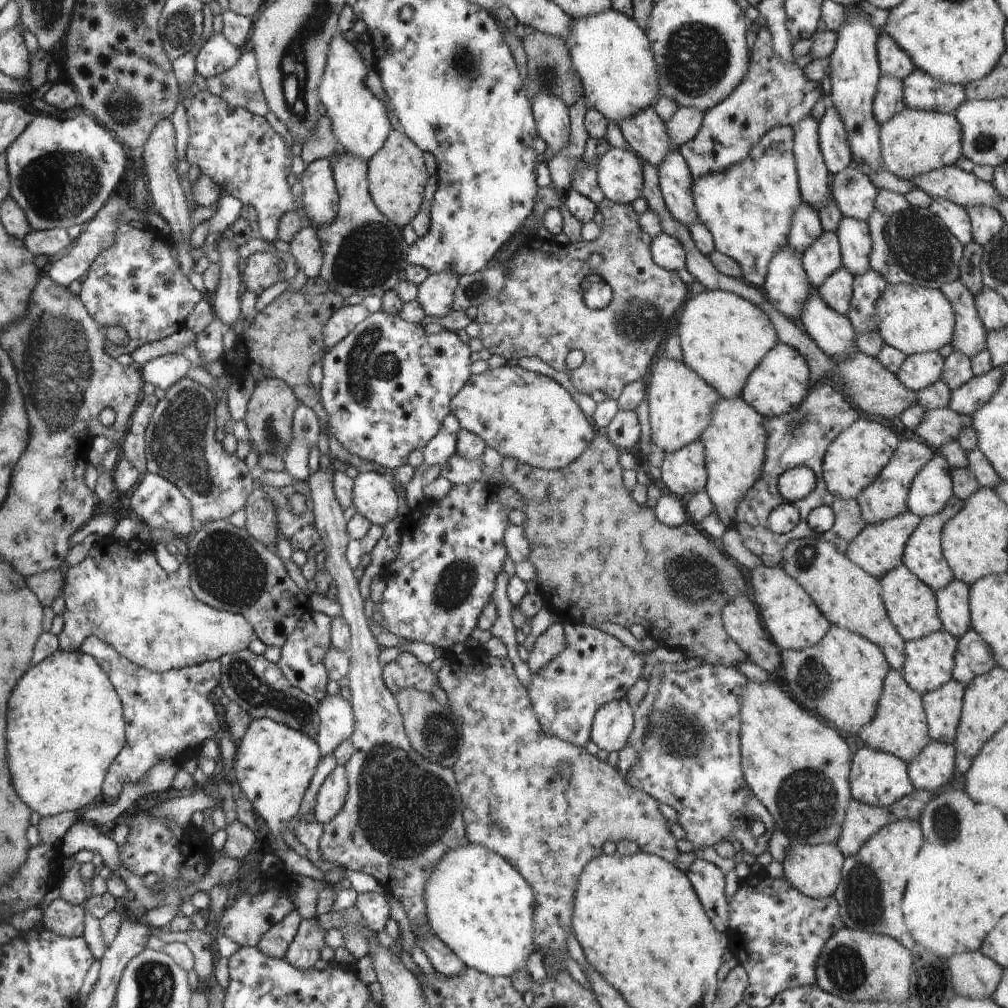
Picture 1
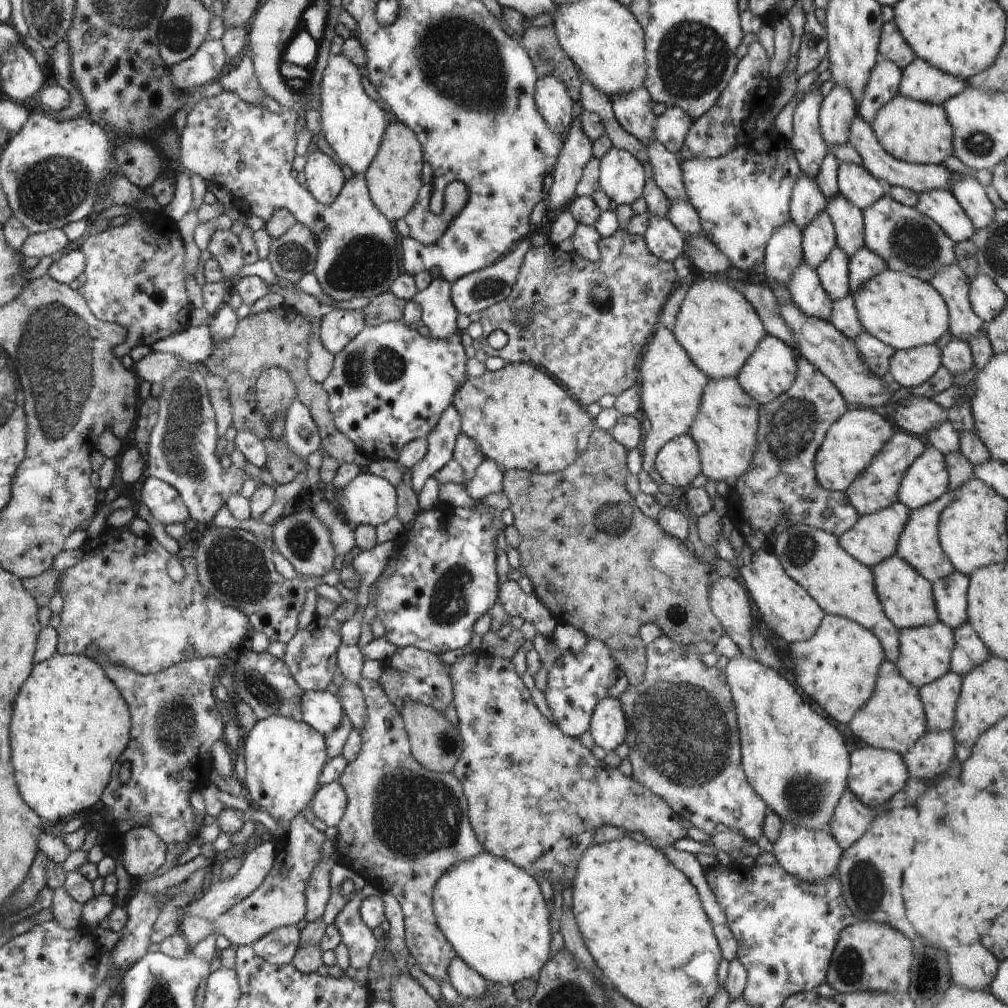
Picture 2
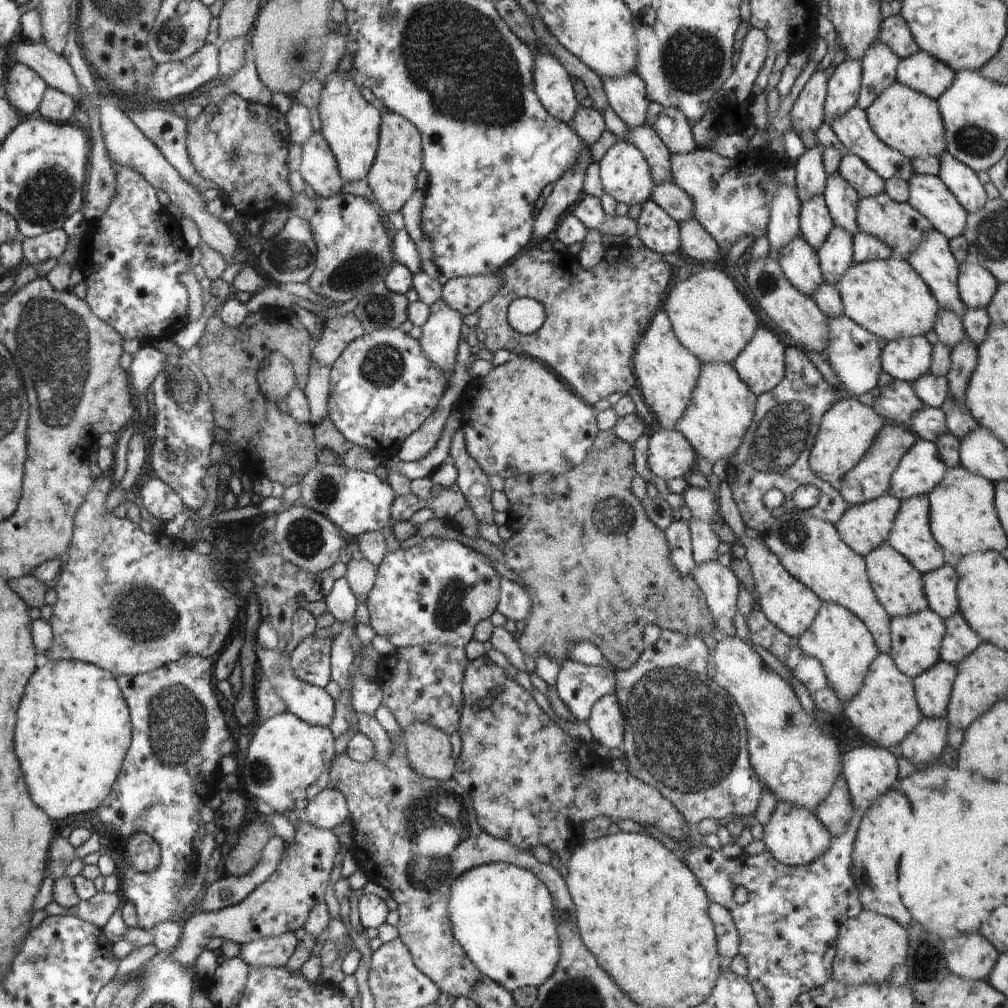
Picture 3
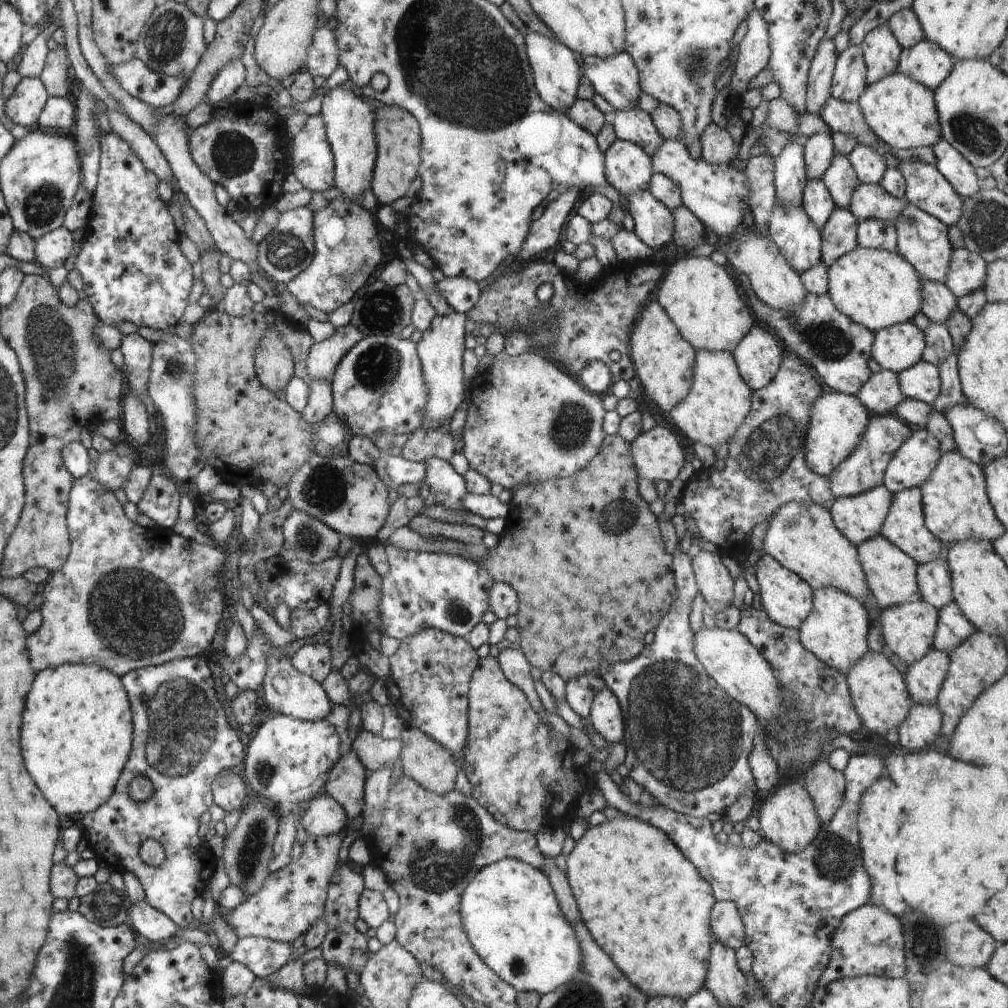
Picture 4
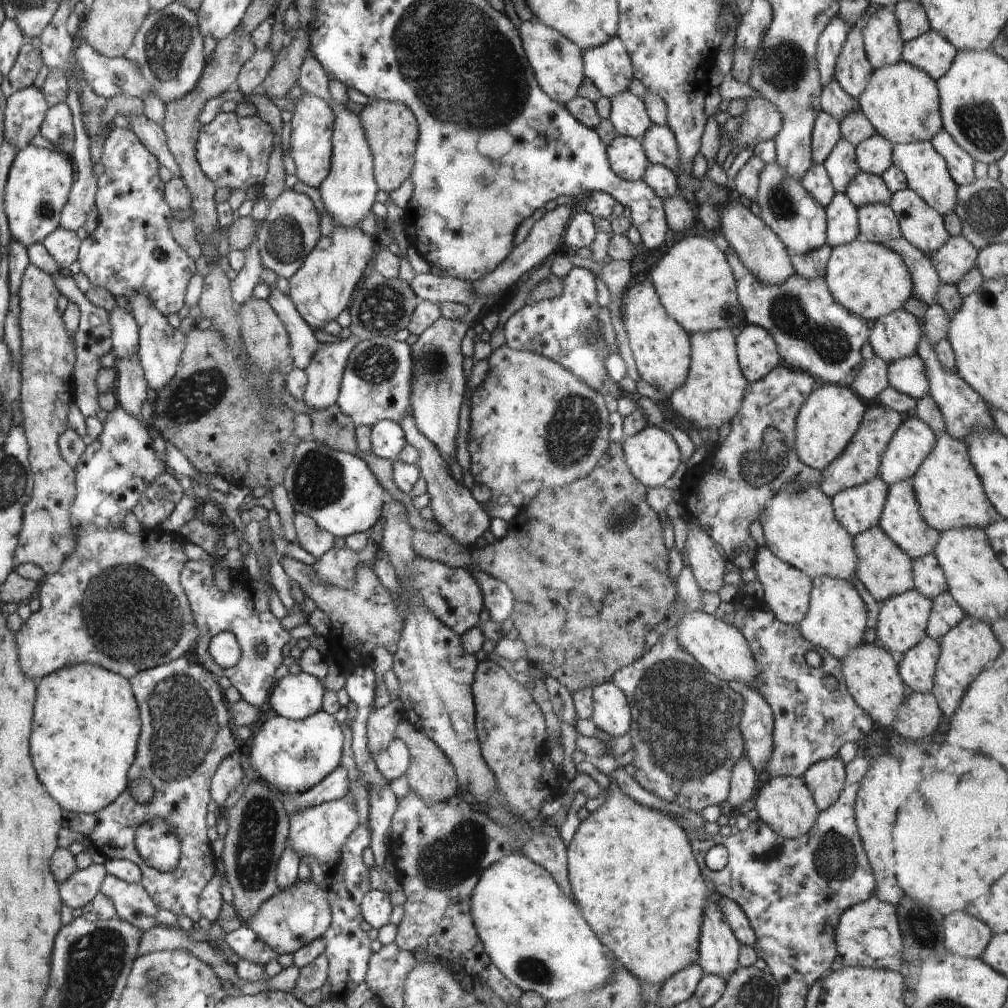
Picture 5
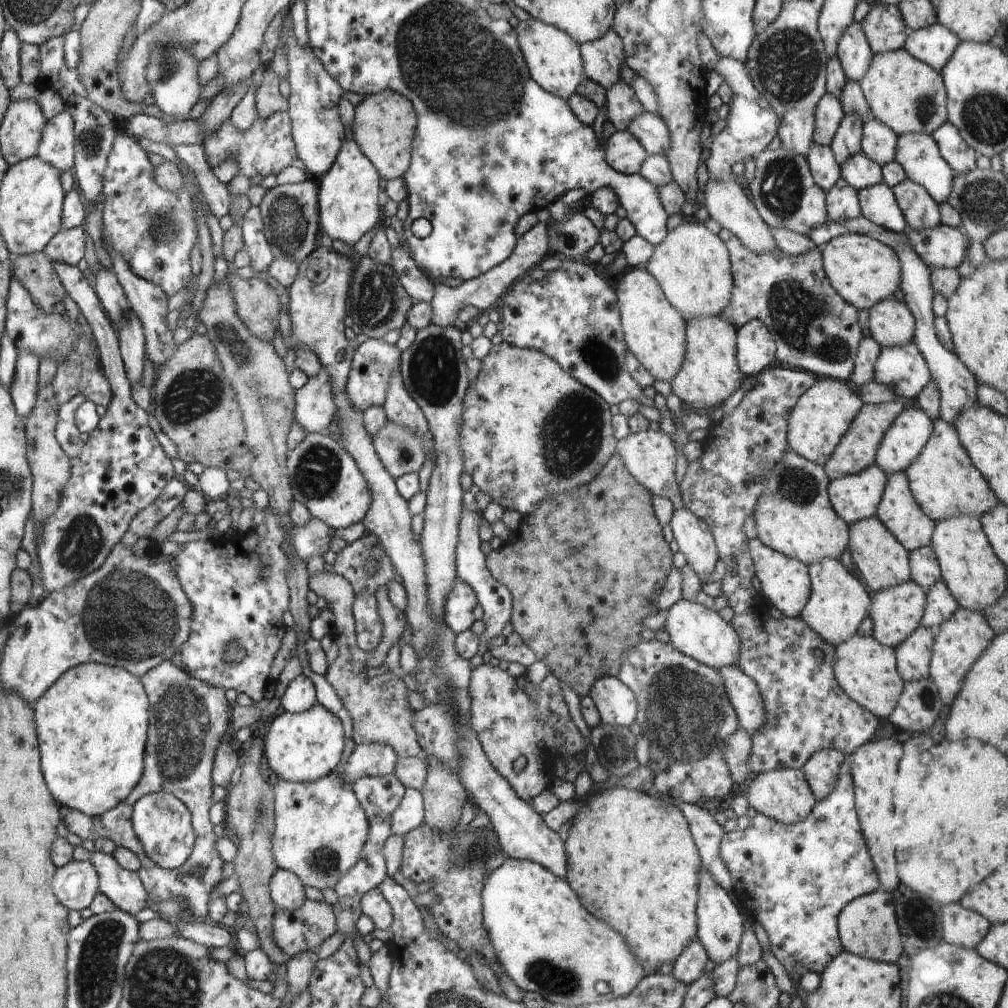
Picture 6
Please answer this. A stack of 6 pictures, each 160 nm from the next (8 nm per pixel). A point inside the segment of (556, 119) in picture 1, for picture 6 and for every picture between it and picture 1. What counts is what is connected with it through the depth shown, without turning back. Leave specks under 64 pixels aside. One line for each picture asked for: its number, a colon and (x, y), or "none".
2: (551, 97)
3: (553, 86)
4: (556, 73)
5: (557, 63)
6: (554, 60)

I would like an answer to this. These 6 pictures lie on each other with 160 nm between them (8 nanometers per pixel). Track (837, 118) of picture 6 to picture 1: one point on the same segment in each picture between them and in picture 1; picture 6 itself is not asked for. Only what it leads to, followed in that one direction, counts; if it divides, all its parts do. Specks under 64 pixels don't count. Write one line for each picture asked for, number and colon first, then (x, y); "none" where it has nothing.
1: (805, 226)
2: (806, 202)
3: (810, 175)
4: (819, 150)
5: (826, 133)

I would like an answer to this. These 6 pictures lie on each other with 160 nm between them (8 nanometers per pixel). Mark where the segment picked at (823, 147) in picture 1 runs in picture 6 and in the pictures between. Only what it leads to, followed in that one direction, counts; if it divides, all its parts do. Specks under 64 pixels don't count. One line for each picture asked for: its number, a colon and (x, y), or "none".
2: (838, 108)
3: (843, 87)
4: (849, 80)
5: (852, 69)
6: (853, 51)

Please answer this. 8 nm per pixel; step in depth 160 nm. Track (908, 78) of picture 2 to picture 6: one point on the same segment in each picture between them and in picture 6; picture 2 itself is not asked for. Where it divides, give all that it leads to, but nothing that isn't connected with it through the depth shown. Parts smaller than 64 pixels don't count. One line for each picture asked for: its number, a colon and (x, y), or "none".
3: (922, 72)
4: (925, 62)
5: (931, 52)
6: (935, 45)

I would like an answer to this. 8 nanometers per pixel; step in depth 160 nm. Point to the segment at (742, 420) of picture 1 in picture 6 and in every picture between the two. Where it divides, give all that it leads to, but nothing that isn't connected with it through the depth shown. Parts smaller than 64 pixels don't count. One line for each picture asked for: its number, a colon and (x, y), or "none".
2: (725, 432)
3: (722, 408)
4: (719, 400)
5: (712, 394)
6: (710, 373)

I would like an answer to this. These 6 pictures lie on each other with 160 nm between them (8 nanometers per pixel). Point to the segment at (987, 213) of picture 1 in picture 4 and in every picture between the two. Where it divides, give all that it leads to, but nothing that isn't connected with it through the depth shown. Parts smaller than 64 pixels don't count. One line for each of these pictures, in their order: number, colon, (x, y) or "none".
2: (971, 195)
3: (962, 181)
4: (955, 168)

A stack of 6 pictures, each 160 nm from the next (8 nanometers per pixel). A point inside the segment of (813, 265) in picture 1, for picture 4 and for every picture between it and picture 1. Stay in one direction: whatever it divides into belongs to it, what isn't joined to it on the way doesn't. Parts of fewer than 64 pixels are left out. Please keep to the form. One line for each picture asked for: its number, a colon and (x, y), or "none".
2: (818, 239)
3: (815, 222)
4: (817, 202)

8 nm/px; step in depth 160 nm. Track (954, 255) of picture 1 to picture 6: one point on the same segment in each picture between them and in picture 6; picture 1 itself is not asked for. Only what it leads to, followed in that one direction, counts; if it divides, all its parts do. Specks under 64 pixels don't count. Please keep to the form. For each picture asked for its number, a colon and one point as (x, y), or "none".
2: (907, 241)
3: (898, 225)
4: (868, 201)
5: (865, 189)
6: (860, 172)

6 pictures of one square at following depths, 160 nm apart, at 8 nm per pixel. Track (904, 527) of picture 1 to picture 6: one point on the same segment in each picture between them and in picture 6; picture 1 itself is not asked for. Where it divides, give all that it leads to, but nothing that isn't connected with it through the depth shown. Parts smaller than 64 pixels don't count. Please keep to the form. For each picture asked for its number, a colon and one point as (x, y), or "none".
2: (874, 538)
3: (863, 527)
4: (858, 518)
5: (859, 508)
6: (855, 497)

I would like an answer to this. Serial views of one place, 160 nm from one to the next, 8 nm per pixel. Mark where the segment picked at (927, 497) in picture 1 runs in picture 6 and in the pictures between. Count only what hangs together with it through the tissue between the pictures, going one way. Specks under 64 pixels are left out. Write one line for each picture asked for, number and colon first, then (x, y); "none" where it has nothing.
2: (927, 479)
3: (921, 468)
4: (913, 463)
5: (913, 441)
6: (904, 440)

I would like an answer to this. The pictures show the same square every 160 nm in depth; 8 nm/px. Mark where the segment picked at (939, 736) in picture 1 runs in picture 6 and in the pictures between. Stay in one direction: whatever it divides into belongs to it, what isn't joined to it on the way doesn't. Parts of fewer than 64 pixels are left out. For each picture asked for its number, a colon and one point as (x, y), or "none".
2: (940, 698)
3: (932, 688)
4: (924, 677)
5: (917, 668)
6: (913, 655)

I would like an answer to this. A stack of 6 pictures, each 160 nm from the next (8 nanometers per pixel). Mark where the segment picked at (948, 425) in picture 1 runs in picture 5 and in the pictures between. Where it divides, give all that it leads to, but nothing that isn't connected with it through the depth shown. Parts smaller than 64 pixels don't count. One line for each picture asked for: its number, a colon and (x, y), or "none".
2: (919, 416)
3: (896, 401)
4: (880, 394)
5: (871, 380)

